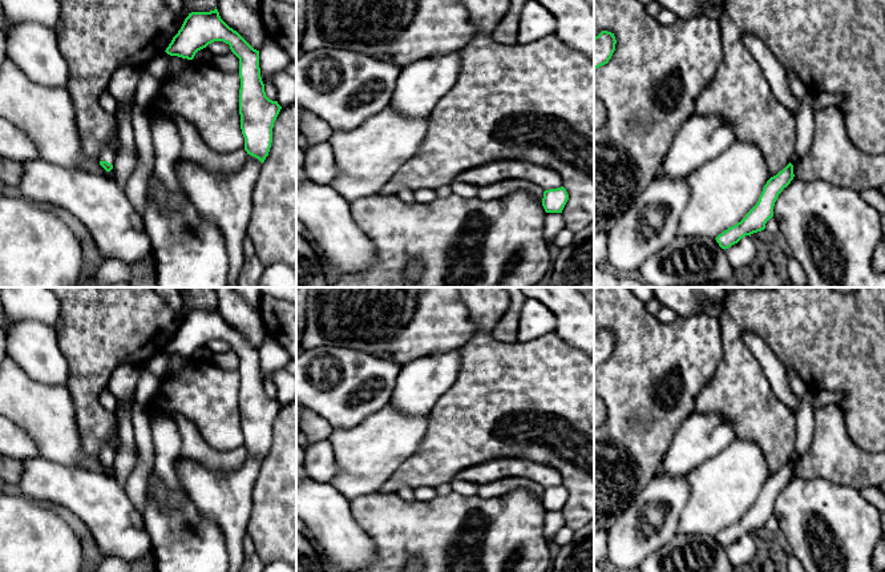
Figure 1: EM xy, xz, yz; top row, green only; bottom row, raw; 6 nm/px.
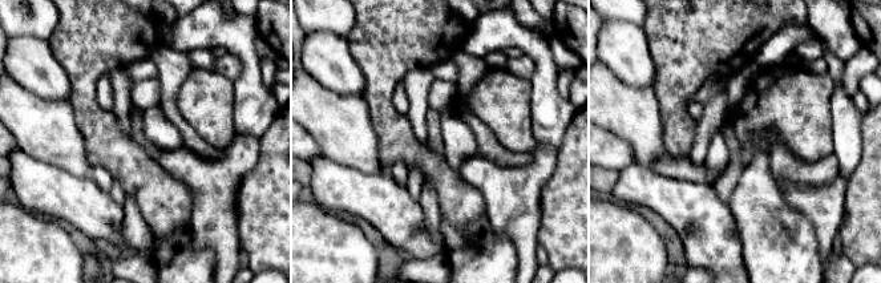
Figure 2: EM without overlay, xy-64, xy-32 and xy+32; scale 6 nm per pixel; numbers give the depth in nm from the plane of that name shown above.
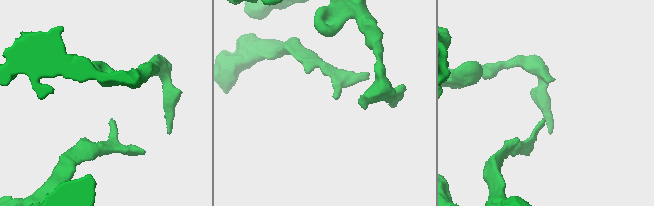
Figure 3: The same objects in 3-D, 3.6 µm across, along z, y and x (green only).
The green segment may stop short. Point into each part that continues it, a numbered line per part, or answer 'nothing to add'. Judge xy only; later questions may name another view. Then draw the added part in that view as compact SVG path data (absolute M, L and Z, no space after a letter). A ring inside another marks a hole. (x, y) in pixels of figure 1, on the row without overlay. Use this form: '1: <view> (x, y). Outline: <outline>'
1: xy (109, 451). Outline: M112 443L106 444L104 450L98 455L100 459L108 459L109 462L114 462L116 459L116 448Z

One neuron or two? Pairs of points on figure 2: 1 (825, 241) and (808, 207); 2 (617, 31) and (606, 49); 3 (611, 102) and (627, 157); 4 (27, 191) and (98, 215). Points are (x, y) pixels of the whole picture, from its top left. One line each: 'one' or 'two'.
1: one
2: one
3: two
4: one

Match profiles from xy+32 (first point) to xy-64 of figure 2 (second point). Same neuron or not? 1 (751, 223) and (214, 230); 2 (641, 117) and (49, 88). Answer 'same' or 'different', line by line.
1: different
2: different

